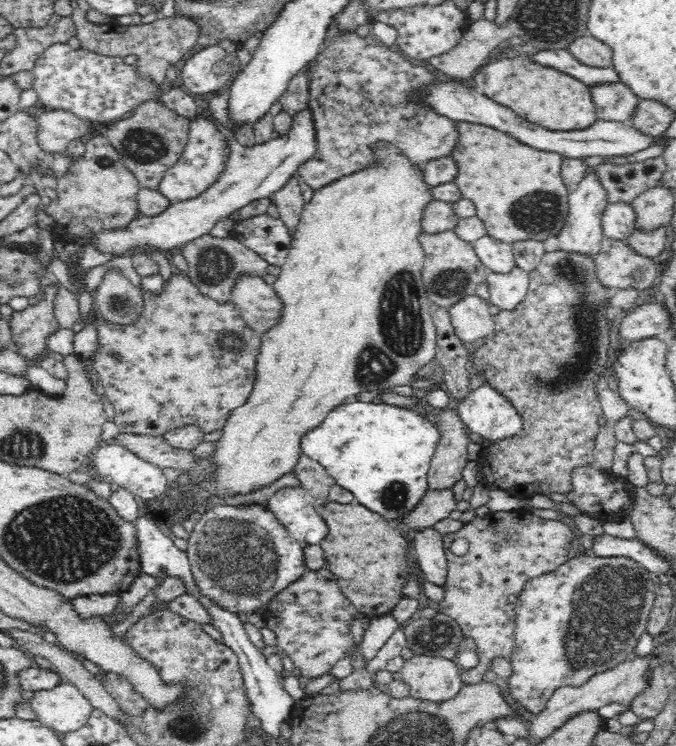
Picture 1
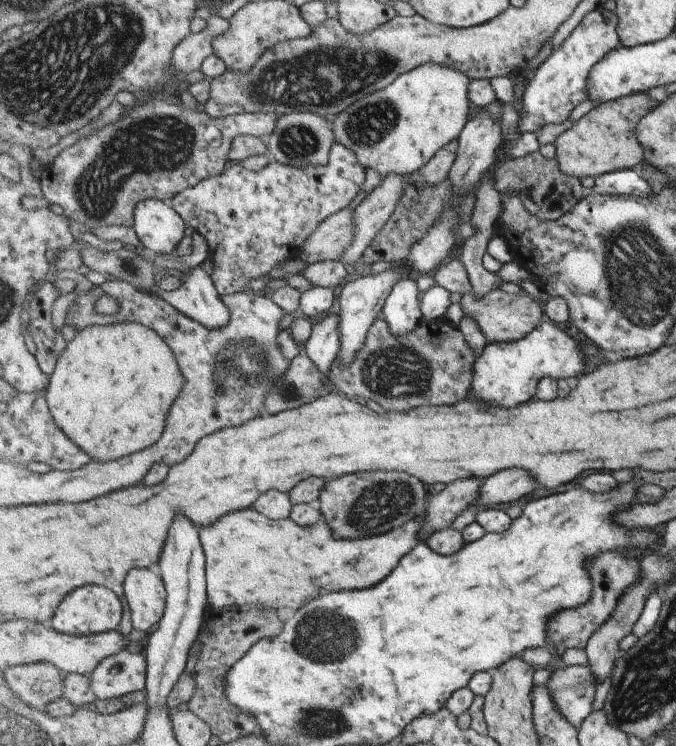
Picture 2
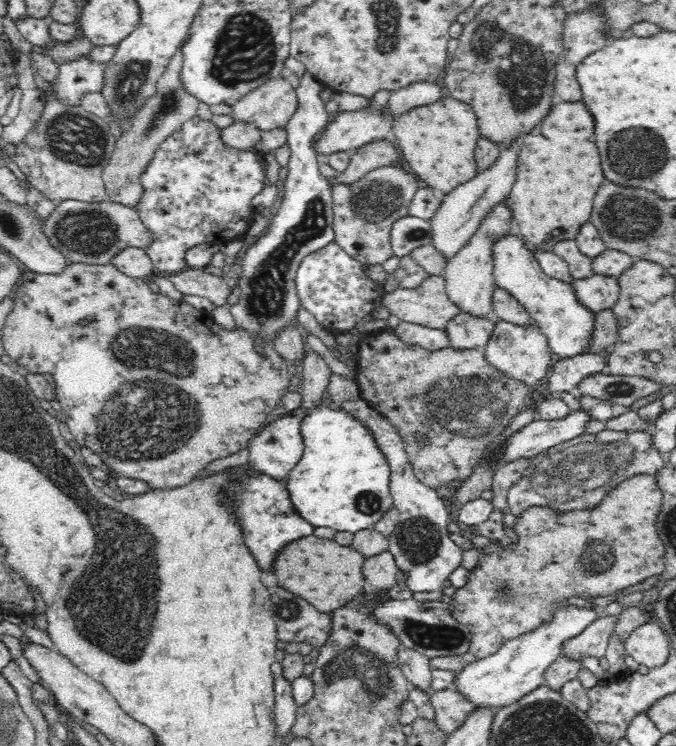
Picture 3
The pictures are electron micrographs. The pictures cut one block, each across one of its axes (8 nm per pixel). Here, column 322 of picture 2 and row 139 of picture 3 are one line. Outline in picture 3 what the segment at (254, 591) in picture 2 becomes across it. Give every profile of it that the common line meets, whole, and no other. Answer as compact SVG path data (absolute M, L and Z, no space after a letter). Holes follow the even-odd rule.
M544 119L540 123L541 132L530 130L520 136L522 152L519 151L518 156L518 174L506 203L512 207L512 217L518 223L522 236L538 245L542 252L552 251L558 241L575 238L578 229L590 218L594 192L599 190L598 186L604 184L606 178L600 168L600 154L596 140L578 138L578 132L544 124Z

